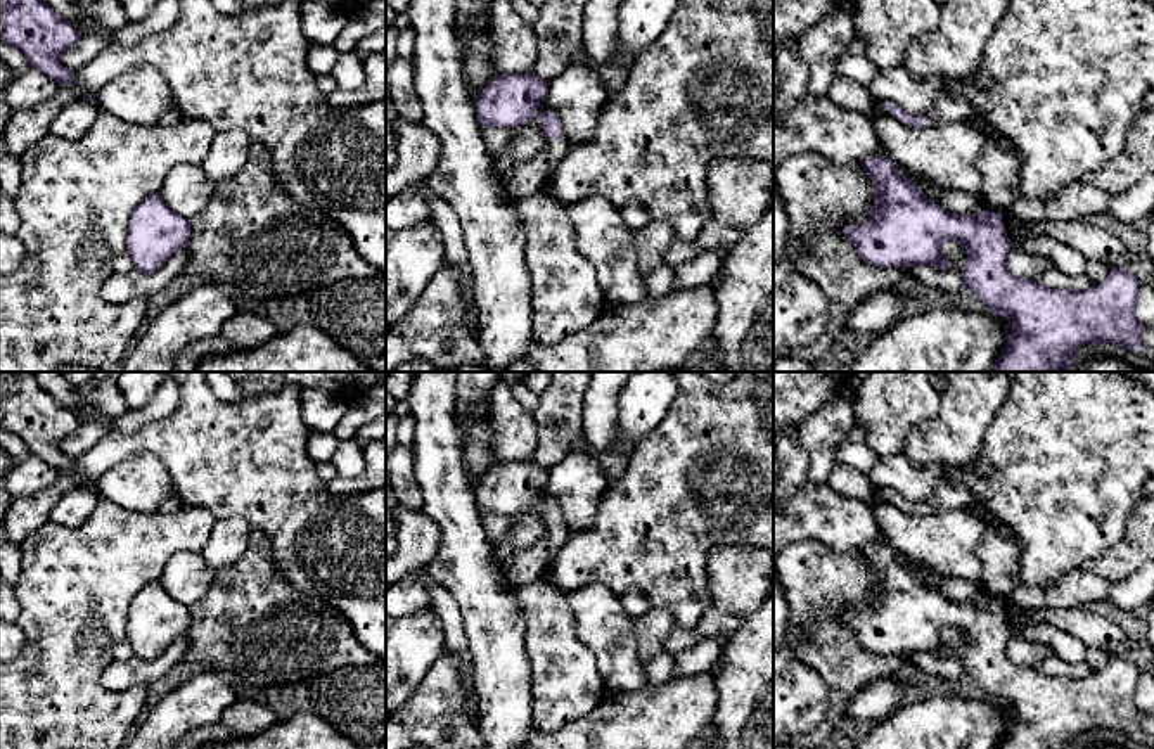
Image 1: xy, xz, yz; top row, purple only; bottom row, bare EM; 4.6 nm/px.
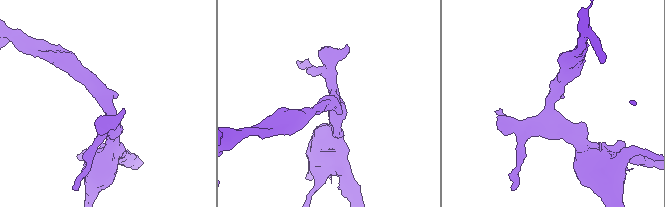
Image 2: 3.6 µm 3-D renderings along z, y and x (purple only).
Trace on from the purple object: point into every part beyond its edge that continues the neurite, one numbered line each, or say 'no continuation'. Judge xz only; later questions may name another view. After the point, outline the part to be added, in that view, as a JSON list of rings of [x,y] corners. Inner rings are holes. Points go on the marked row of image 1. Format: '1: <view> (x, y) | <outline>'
1: xz (557, 149) | [[[564,137],[559,140],[547,140],[547,150],[548,150],[548,173],[554,178],[557,166],[569,152],[569,144]]]

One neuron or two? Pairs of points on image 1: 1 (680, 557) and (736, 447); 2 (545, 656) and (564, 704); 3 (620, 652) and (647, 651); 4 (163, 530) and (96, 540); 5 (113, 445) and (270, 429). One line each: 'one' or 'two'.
1: one
2: one
3: two
4: one
5: one

